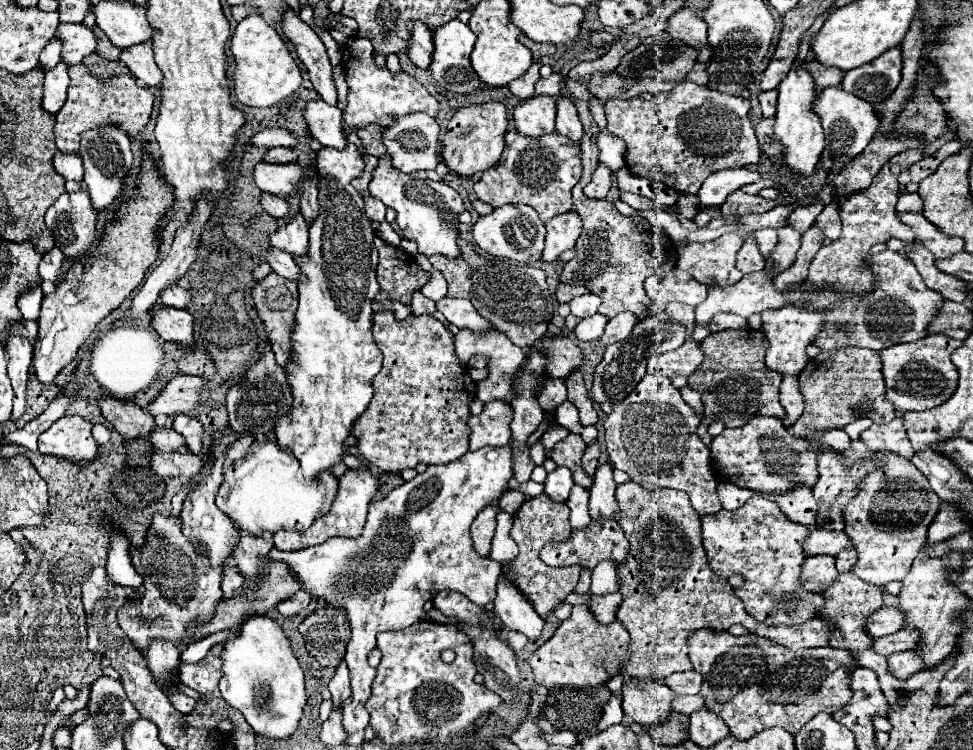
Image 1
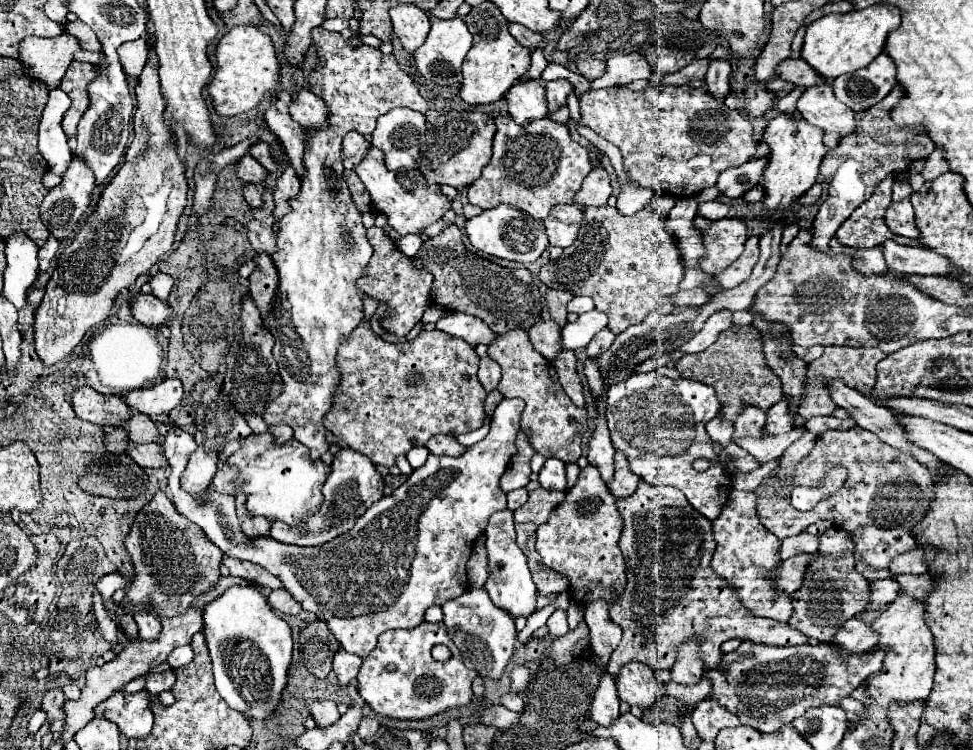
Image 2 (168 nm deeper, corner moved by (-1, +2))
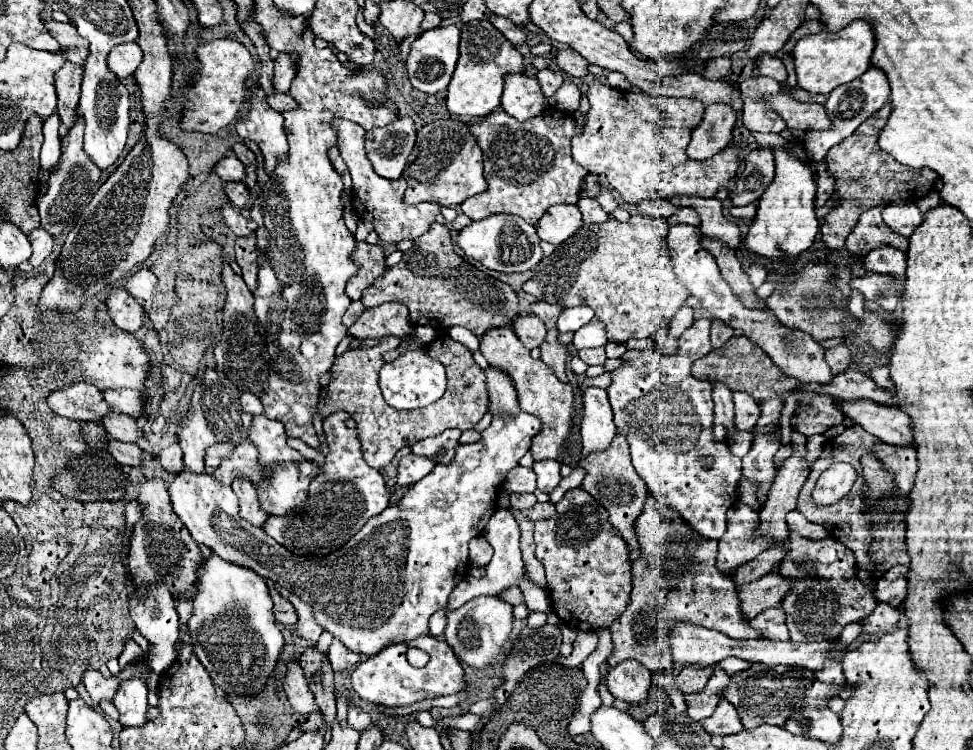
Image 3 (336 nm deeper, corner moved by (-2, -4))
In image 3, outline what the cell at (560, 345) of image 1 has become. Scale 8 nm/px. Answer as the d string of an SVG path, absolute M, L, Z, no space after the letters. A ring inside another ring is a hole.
M526 314L526 316L518 316L512 322L512 330L514 334L520 338L520 342L532 350L538 348L546 336L546 328L542 324L542 320L538 320L534 314Z

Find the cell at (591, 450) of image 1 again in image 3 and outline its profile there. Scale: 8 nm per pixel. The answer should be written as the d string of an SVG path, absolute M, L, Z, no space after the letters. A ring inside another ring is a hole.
M580 488L566 492L566 496L556 504L556 516L548 520L536 522L534 542L536 542L536 558L544 564L546 584L552 600L552 610L558 618L582 632L596 632L608 628L614 620L622 616L626 606L630 604L632 592L632 566L628 558L628 546L618 536L618 530L608 522L608 512Z

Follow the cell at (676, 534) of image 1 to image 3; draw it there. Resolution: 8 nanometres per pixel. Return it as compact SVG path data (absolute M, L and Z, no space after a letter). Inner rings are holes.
M652 494L648 496L642 514L636 520L636 532L638 532L642 556L636 562L632 562L632 574L634 574L632 602L628 604L628 608L620 616L620 620L616 620L610 626L612 656L608 658L608 666L616 666L628 658L638 660L650 672L656 672L656 668L670 666L668 630L674 626L674 622L692 622L692 624L698 624L704 628L714 628L714 630L724 632L726 636L737 640L762 639L762 636L748 622L742 620L740 600L736 596L736 586L734 586L732 578L724 576L716 568L716 550L718 550L716 540L704 540L678 516L678 512L656 506Z

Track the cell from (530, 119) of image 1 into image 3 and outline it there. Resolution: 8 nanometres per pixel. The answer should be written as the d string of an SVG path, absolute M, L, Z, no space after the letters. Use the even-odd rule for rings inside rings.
M508 74L504 78L504 112L514 116L516 120L528 120L548 108L548 100L540 92L540 84L536 78L530 78L526 74Z

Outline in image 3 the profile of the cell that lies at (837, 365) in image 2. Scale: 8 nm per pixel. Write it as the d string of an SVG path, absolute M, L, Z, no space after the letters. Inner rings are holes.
M840 344L840 346L828 348L828 350L826 350L826 362L828 362L832 374L838 374L838 372L848 370L848 364L850 364L848 346L846 346L846 344Z

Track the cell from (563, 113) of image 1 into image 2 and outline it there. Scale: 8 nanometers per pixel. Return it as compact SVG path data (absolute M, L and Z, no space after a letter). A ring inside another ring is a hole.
M553 80L547 82L547 102L549 112L557 112L561 106L567 104L567 96L573 92L573 86L569 80Z

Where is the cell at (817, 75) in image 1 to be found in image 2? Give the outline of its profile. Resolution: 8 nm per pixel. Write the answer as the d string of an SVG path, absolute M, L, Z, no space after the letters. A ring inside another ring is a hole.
M787 58L783 60L779 66L777 66L777 76L791 82L791 84L797 84L797 86L817 86L823 82L823 78L819 78L819 74L815 74L811 70L811 66L807 66L807 62L803 62L803 58Z

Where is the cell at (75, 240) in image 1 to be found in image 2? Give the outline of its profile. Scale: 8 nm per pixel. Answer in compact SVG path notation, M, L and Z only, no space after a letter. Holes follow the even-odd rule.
M75 156L71 166L67 168L67 172L63 174L63 182L59 186L55 186L53 190L49 190L49 194L45 196L45 200L41 204L41 220L59 242L67 242L67 240L75 238L75 234L79 232L81 218L91 208L91 192L93 190L95 190L93 172L87 170L85 162Z

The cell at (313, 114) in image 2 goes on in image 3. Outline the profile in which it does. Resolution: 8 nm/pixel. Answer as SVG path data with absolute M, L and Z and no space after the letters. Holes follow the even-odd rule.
M270 94L266 96L266 102L270 108L274 108L276 112L282 112L282 110L290 110L290 108L296 108L296 102L290 94Z

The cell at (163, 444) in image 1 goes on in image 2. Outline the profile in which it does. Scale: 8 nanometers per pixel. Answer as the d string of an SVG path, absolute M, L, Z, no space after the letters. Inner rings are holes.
M133 414L131 420L127 422L125 430L129 432L129 440L131 442L137 442L137 444L159 442L159 430L157 430L157 426L145 414Z

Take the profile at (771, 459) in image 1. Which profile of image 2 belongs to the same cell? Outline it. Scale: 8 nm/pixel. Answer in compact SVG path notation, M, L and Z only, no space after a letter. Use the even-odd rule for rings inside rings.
M747 406L735 420L733 424L733 440L737 438L745 438L745 436L755 436L755 438L765 438L767 430L765 430L765 412Z

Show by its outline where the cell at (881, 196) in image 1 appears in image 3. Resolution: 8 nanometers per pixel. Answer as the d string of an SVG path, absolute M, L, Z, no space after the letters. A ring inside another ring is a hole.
M876 206L870 208L868 212L864 212L856 224L856 228L852 230L852 234L846 240L846 248L856 254L856 256L864 256L874 248L880 246L892 246L898 248L902 252L908 250L908 238L892 232L884 220L882 220L882 208L884 206Z

